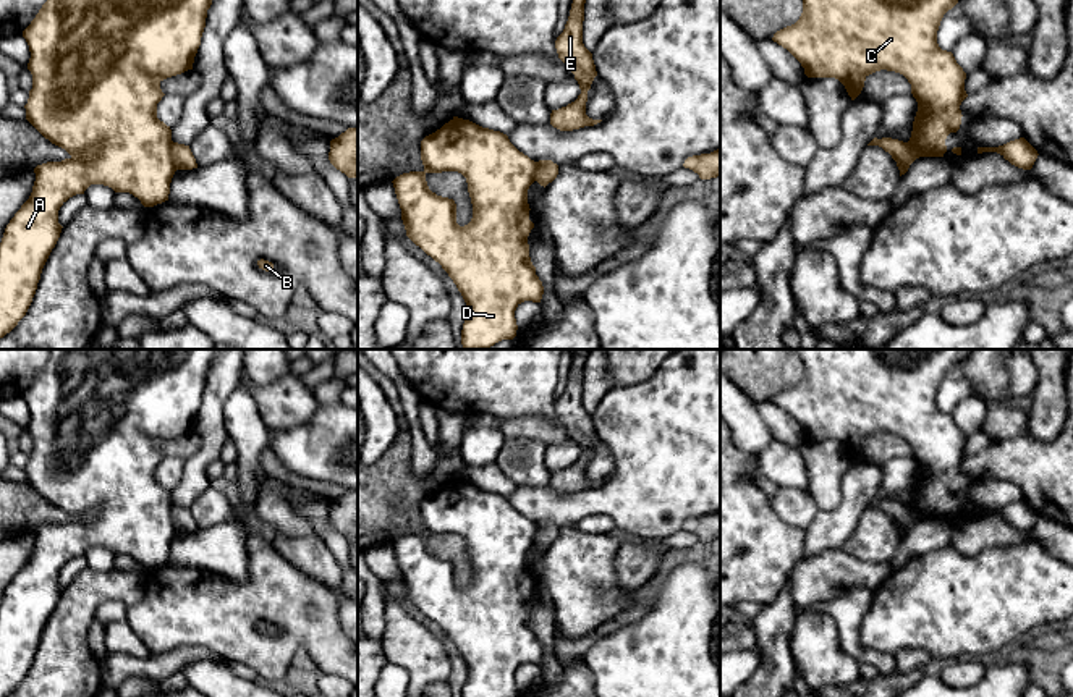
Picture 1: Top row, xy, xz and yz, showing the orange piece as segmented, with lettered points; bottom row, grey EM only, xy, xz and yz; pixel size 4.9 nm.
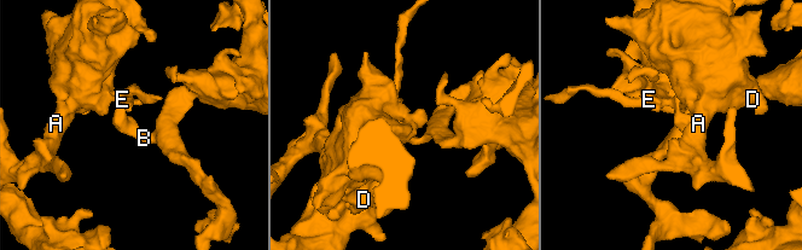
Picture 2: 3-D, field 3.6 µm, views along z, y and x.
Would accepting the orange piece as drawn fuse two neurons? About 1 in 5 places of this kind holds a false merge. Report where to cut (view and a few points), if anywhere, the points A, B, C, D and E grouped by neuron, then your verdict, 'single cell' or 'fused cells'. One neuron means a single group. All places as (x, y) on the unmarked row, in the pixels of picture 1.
xy (172, 505), (172, 524), (177, 531) | A C D / B E | fused cells

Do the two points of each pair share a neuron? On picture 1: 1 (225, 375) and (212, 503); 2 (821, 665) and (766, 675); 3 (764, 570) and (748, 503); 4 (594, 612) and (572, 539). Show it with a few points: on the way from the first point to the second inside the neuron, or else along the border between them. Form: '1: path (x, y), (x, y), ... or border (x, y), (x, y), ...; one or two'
1: border (209, 485), (188, 506); two
2: border (792, 629), (790, 655), (795, 667); two
3: path (751, 553), (748, 545), (748, 519); one
4: path (585, 594), (573, 557); one

